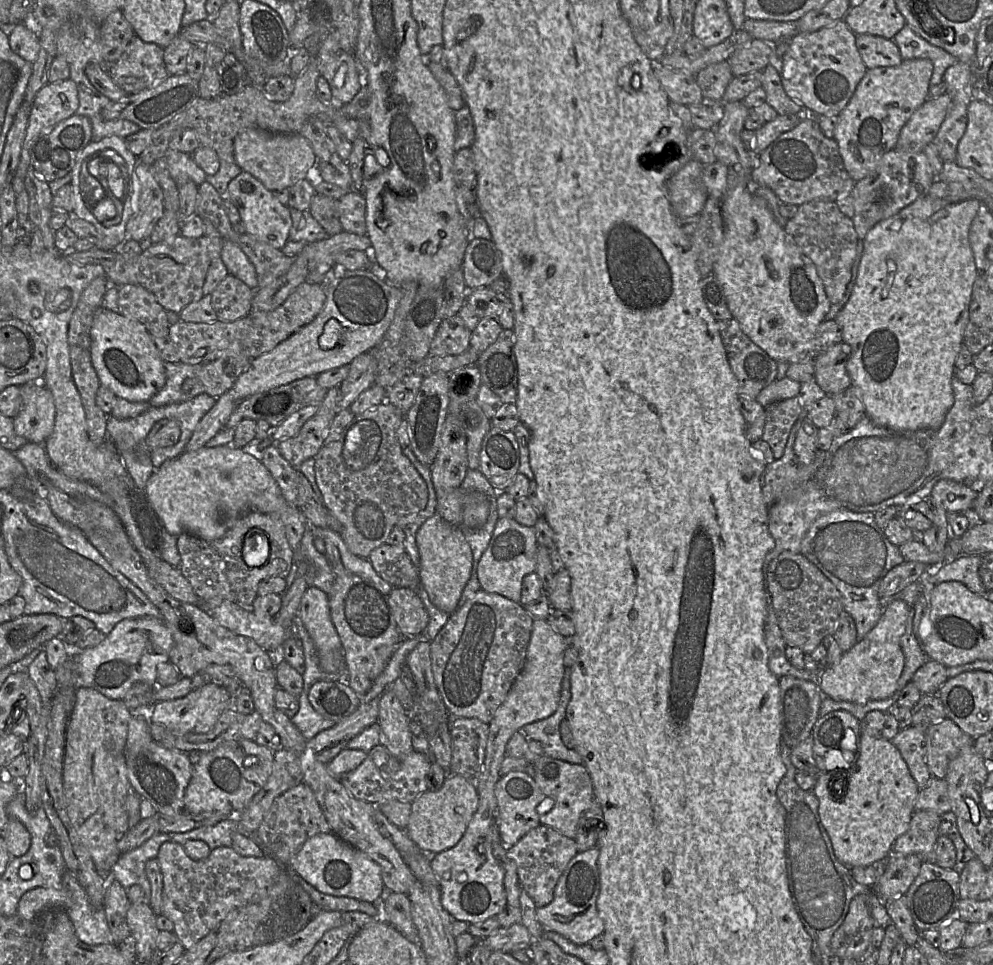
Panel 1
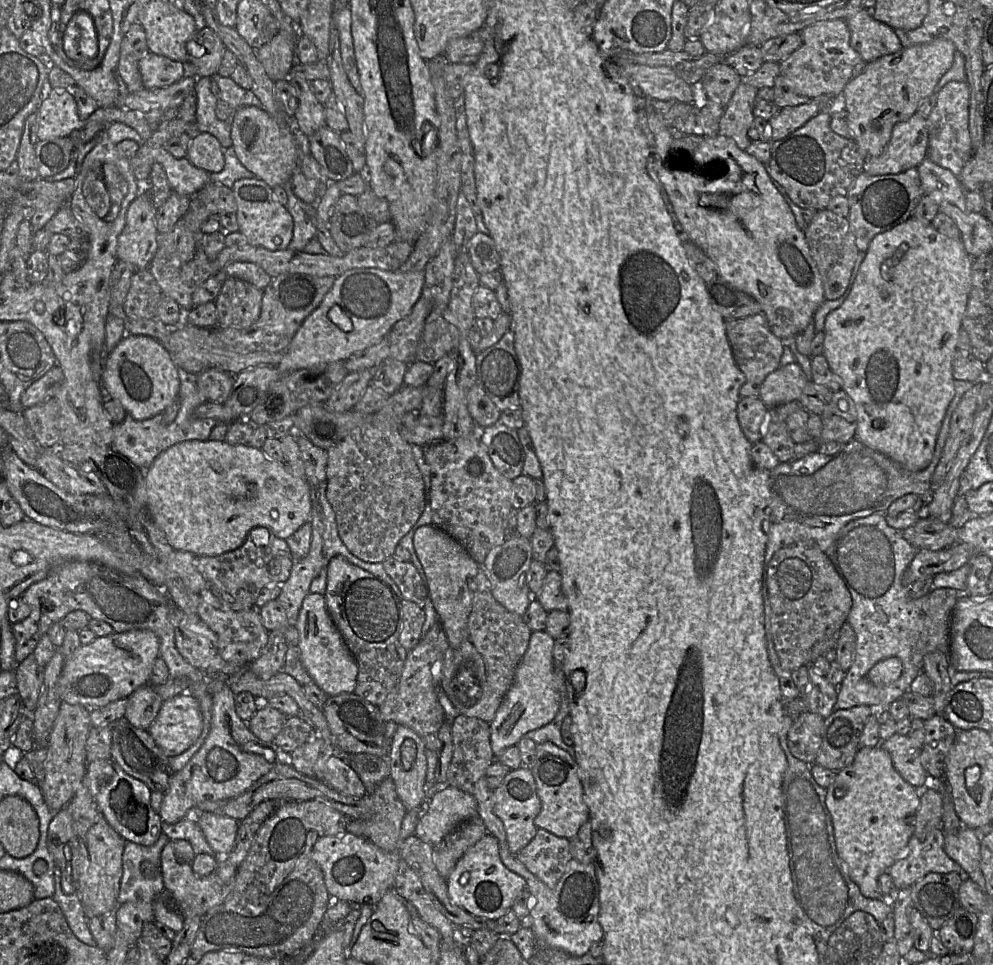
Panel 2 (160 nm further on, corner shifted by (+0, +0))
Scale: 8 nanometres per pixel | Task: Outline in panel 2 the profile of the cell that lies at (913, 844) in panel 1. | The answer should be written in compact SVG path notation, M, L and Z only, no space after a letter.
M936 828L923 841L911 836L903 856L888 869L895 891L910 888L930 872L962 873L961 866L944 851L944 835Z

